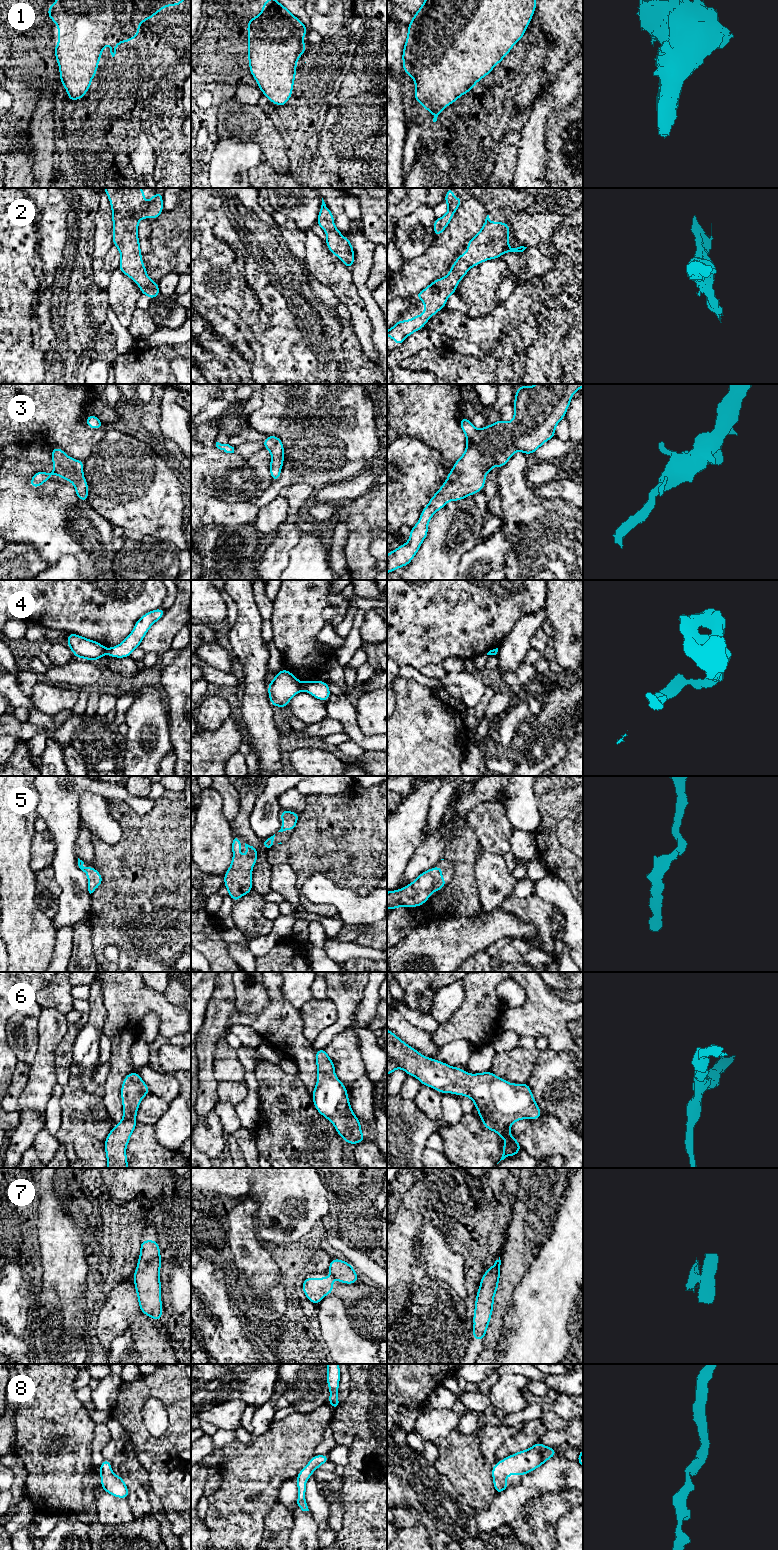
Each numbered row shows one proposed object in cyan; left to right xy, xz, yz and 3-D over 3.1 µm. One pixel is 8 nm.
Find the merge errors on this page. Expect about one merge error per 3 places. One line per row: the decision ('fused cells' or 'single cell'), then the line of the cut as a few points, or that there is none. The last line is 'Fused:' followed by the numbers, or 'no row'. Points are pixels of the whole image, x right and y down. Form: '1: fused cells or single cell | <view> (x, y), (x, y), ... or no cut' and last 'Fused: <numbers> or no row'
1: single cell | no cut
2: single cell | no cut
3: single cell | no cut
4: fused cells | xz (299, 683), (302, 689)
5: single cell | no cut
6: single cell | no cut
7: fused cells | xz (331, 1274), (334, 1277)
8: single cell | no cut
Fused: 4, 7

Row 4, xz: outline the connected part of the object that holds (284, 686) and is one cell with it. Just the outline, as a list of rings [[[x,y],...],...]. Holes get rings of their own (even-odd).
[[[284,668],[268,685],[269,700],[274,707],[286,708],[290,700],[300,691],[302,691],[300,681]]]

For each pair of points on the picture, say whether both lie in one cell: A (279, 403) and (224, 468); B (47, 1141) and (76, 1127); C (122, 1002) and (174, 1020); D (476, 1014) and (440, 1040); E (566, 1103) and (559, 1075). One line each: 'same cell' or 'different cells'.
A: different cells
B: different cells
C: same cell
D: same cell
E: same cell

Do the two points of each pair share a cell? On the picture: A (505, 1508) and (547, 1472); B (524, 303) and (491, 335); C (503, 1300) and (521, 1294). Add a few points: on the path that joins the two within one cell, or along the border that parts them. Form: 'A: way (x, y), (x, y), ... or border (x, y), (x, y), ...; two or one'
A: way (515, 1498), (537, 1482); one
B: way (516, 309), (498, 327); one
C: border (523, 1276), (503, 1319); two

